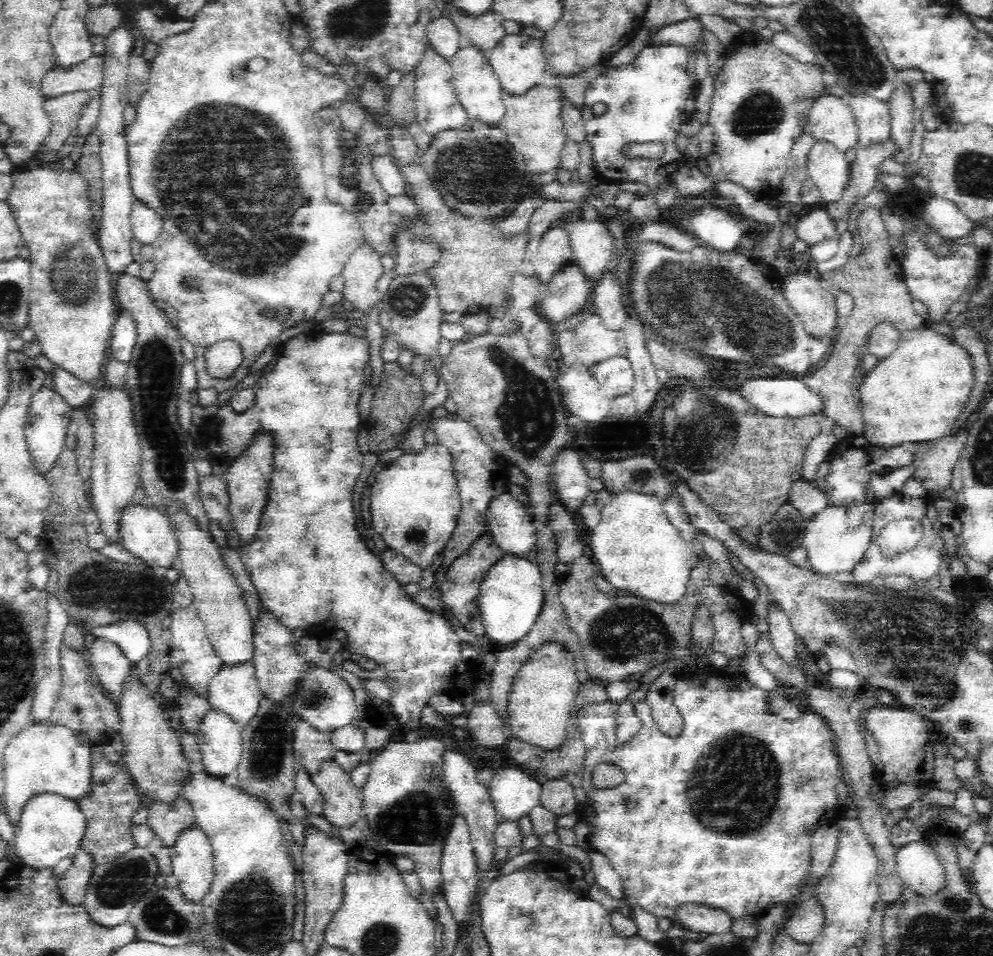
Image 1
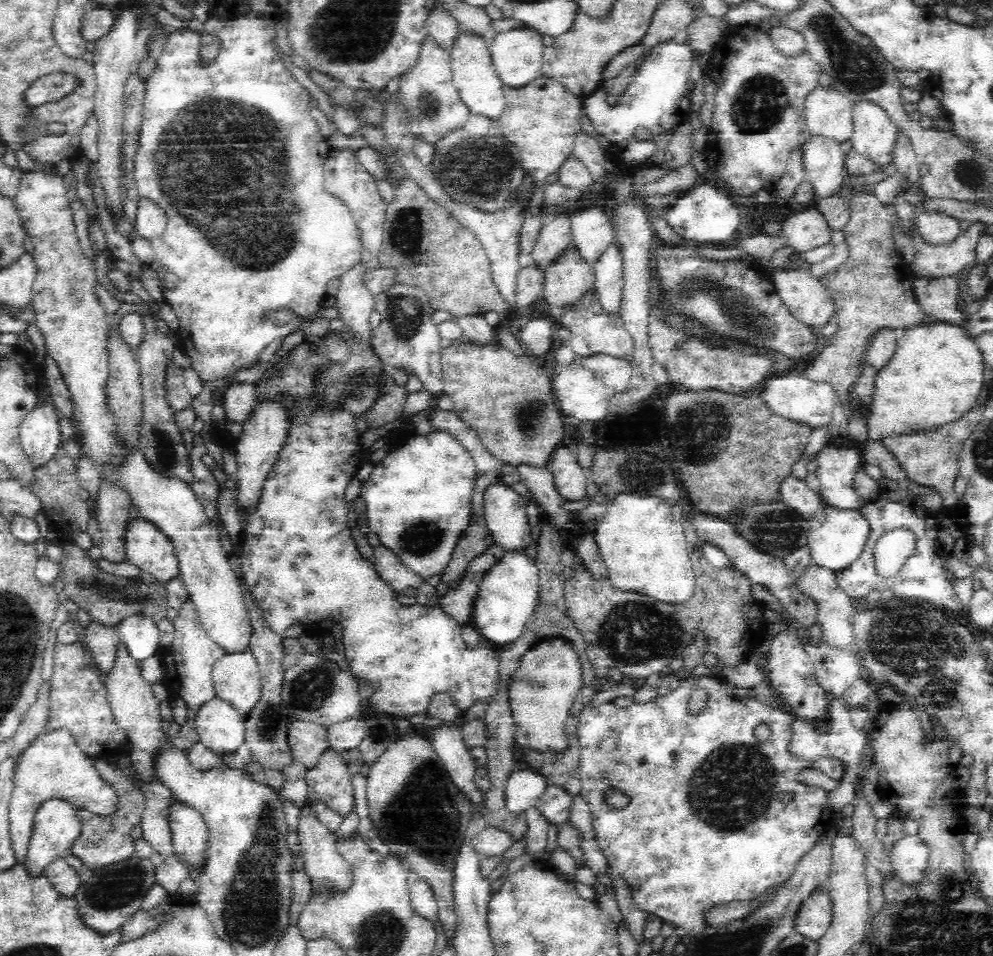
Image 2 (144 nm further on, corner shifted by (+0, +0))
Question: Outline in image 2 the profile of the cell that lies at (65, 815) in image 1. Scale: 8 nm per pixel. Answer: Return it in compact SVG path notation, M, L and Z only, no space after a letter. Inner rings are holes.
M50 798L44 800L32 818L32 836L28 840L28 848L26 848L26 856L24 856L24 866L32 876L38 876L42 872L46 872L48 866L52 866L54 862L62 860L64 856L70 854L70 850L74 848L78 836L82 834L82 820L78 816L78 808L66 800L58 800L58 798Z

